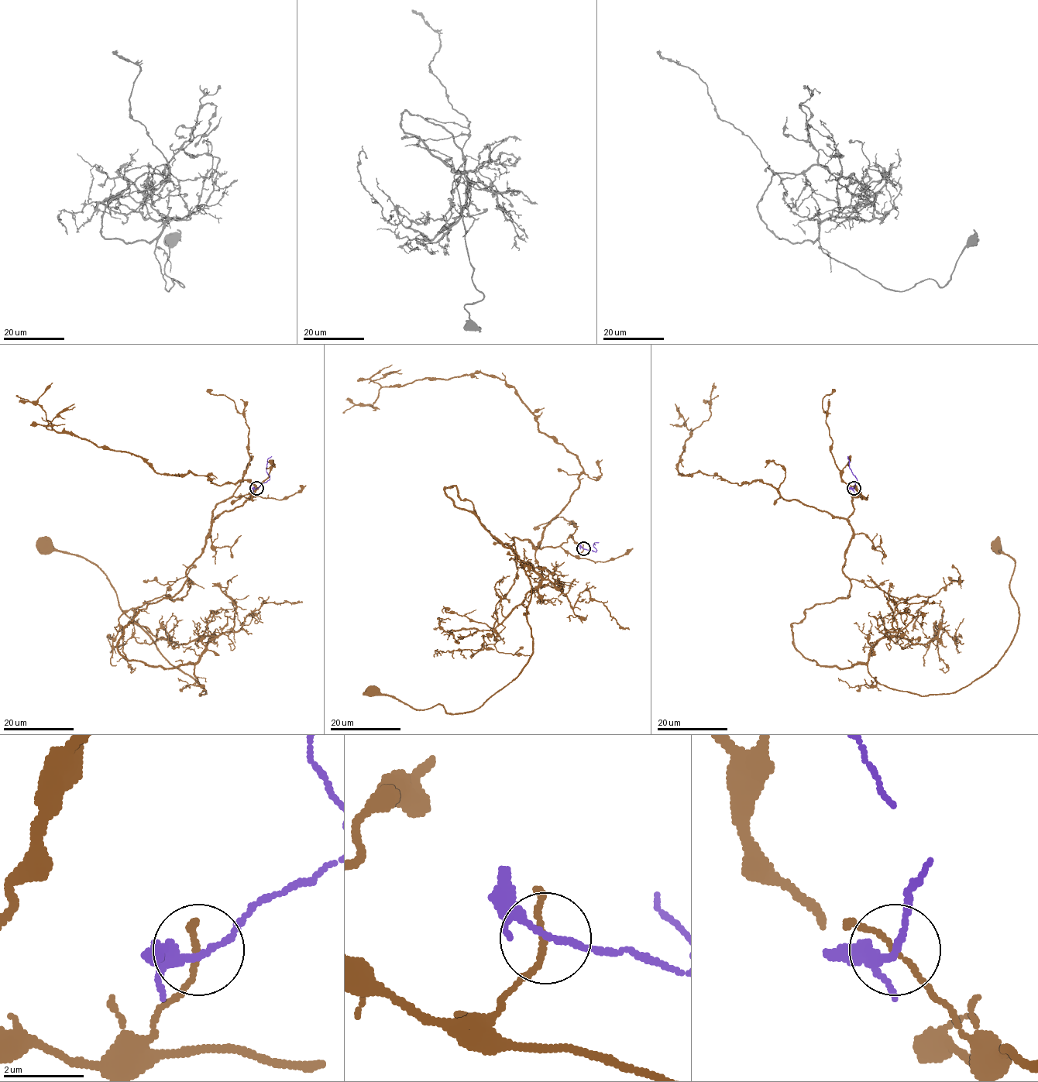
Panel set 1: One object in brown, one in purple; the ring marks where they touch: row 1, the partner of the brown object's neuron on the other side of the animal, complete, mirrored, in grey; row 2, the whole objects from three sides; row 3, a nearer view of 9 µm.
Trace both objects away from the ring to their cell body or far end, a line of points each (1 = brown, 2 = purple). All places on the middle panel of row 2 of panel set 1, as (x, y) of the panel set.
1: (583, 548), (501, 544), (445, 488), (521, 561), (532, 653), (471, 711), (372, 692)
2: (583, 548), (596, 551), (593, 544), (599, 542)

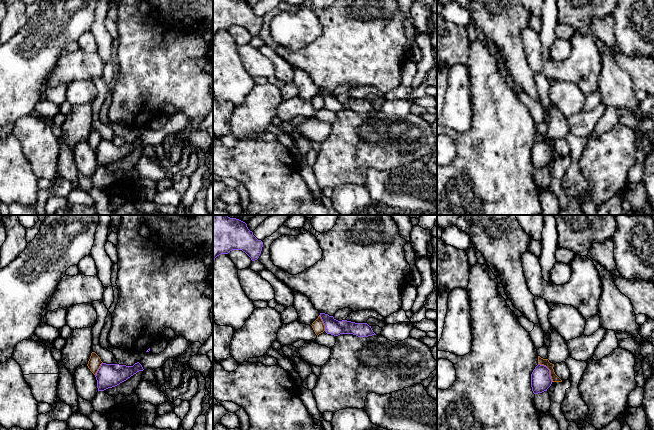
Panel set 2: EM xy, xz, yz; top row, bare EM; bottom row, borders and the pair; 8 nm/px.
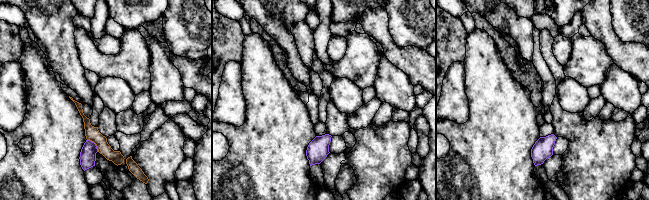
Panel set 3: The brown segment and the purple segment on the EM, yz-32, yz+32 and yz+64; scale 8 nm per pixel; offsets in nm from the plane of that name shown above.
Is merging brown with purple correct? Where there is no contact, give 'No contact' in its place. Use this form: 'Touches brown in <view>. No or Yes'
Touches brown in yz. No

